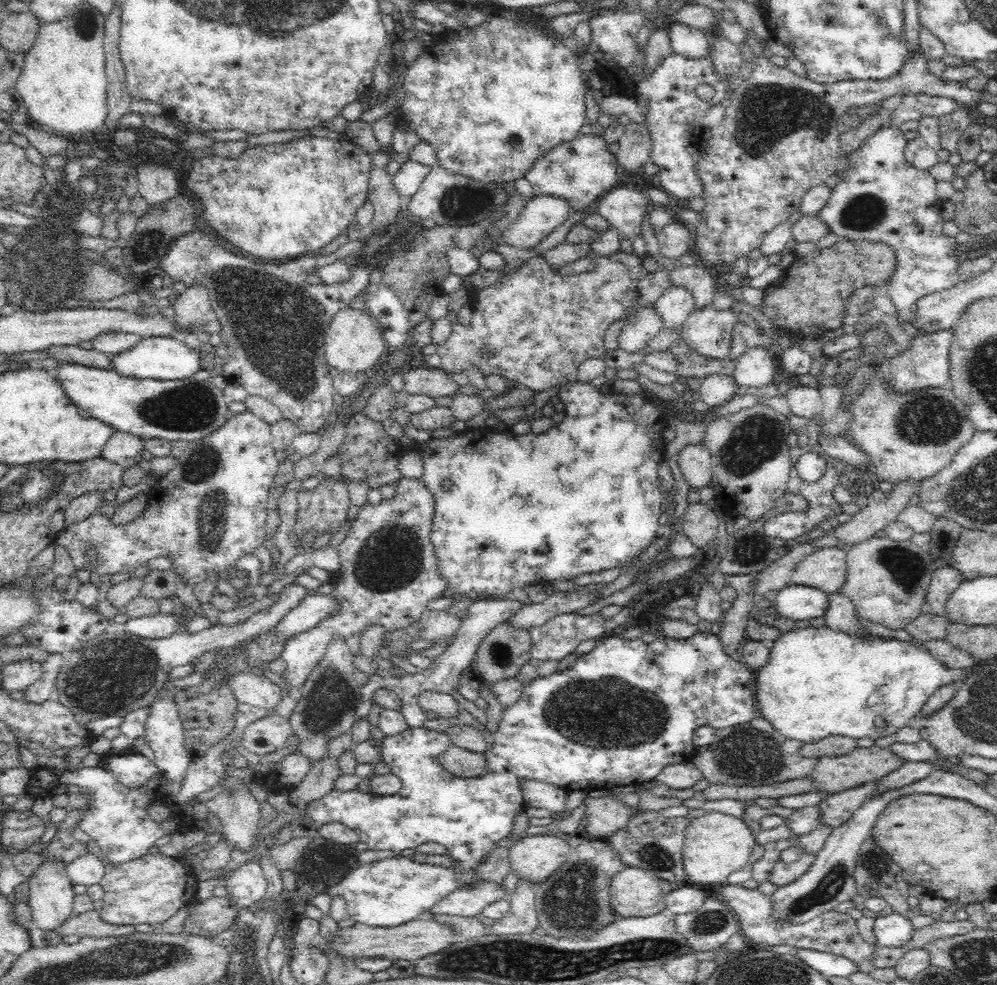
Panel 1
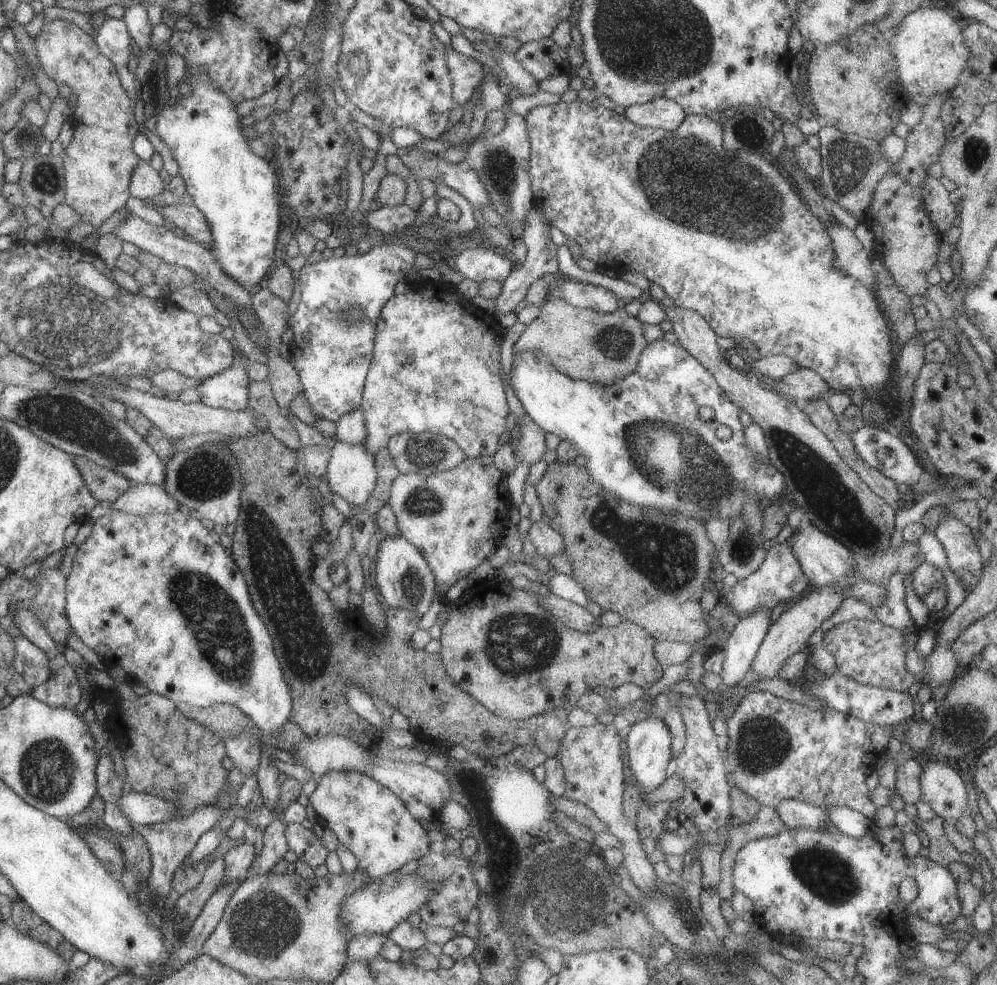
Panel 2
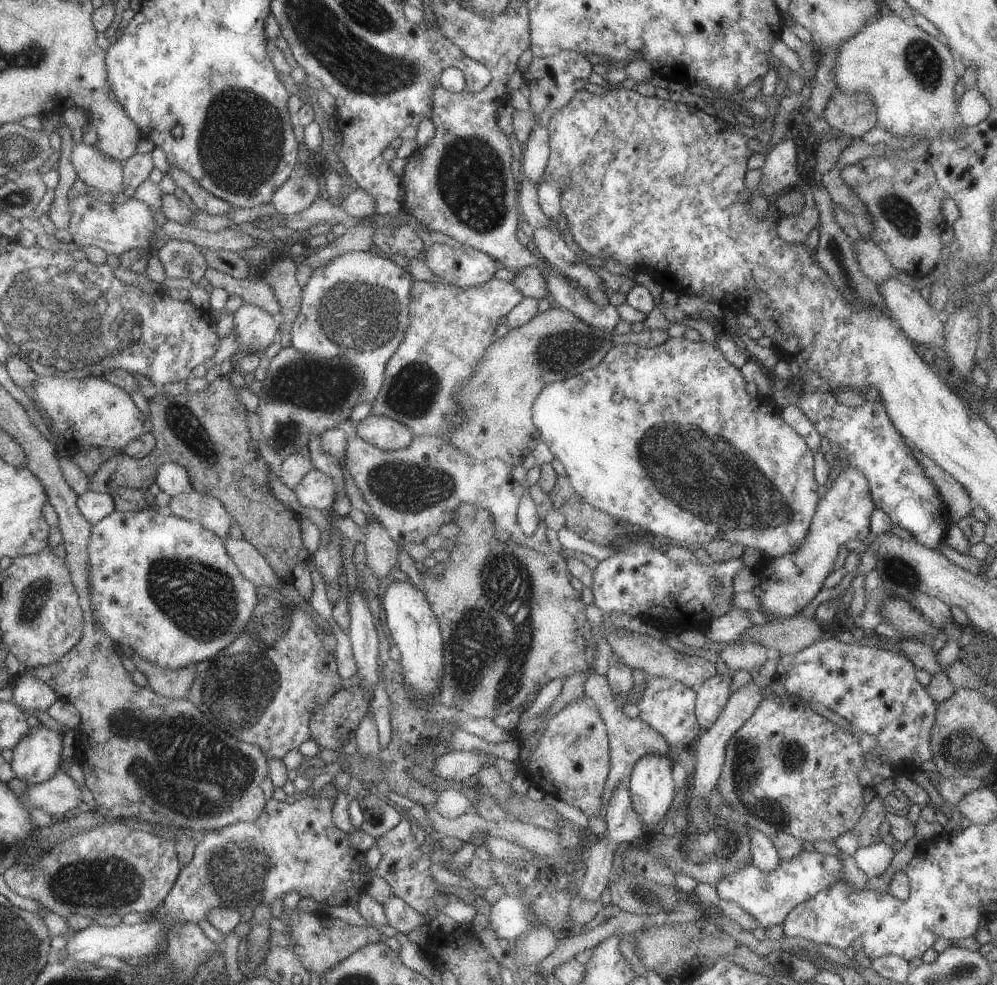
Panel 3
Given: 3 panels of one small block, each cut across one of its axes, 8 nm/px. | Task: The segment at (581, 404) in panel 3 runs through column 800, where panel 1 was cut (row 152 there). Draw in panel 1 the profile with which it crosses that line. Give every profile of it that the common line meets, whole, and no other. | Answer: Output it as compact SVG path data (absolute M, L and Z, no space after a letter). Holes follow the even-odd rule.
M499 16L488 17L482 24L474 26L465 36L458 36L456 31L446 30L444 33L432 36L429 43L423 44L422 54L418 60L408 68L405 73L403 84L405 90L404 103L401 105L402 113L397 120L405 118L409 126L423 140L423 144L432 145L438 155L438 164L447 168L450 172L469 176L480 182L495 182L496 184L506 184L511 186L516 178L524 177L526 170L534 164L534 160L544 154L547 150L552 150L559 144L574 140L584 126L585 117L585 88L580 64L574 51L562 45L561 38L554 38L550 35L542 35L526 24Z

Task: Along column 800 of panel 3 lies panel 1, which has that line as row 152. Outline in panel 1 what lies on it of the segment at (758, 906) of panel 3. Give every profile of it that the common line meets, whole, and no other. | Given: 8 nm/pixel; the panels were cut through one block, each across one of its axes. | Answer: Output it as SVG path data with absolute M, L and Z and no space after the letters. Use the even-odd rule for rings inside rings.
M883 126L871 134L849 155L849 167L841 175L840 182L833 188L828 202L818 210L816 217L826 223L829 232L846 241L865 240L873 243L884 243L892 248L896 258L896 271L888 281L878 285L864 286L856 290L845 305L845 312L855 314L859 307L871 302L877 296L888 296L894 303L898 316L904 322L913 318L916 300L939 291L953 288L960 280L959 268L962 262L961 249L957 243L950 246L951 239L943 232L944 217L940 214L940 199L936 194L937 181L929 170L914 168L904 159L904 144L907 138L898 128Z

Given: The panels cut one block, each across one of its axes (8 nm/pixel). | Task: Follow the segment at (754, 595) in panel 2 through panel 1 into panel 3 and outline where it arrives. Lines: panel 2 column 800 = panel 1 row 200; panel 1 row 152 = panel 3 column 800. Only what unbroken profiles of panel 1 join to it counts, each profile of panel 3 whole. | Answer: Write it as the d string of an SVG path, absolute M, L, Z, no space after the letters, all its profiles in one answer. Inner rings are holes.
M854 466L835 469L831 487L818 500L804 542L794 551L773 558L763 558L759 582L751 590L759 603L759 611L784 619L797 615L809 604L819 590L823 580L833 570L839 545L847 539L864 539L869 534L869 514L874 508L867 479Z

